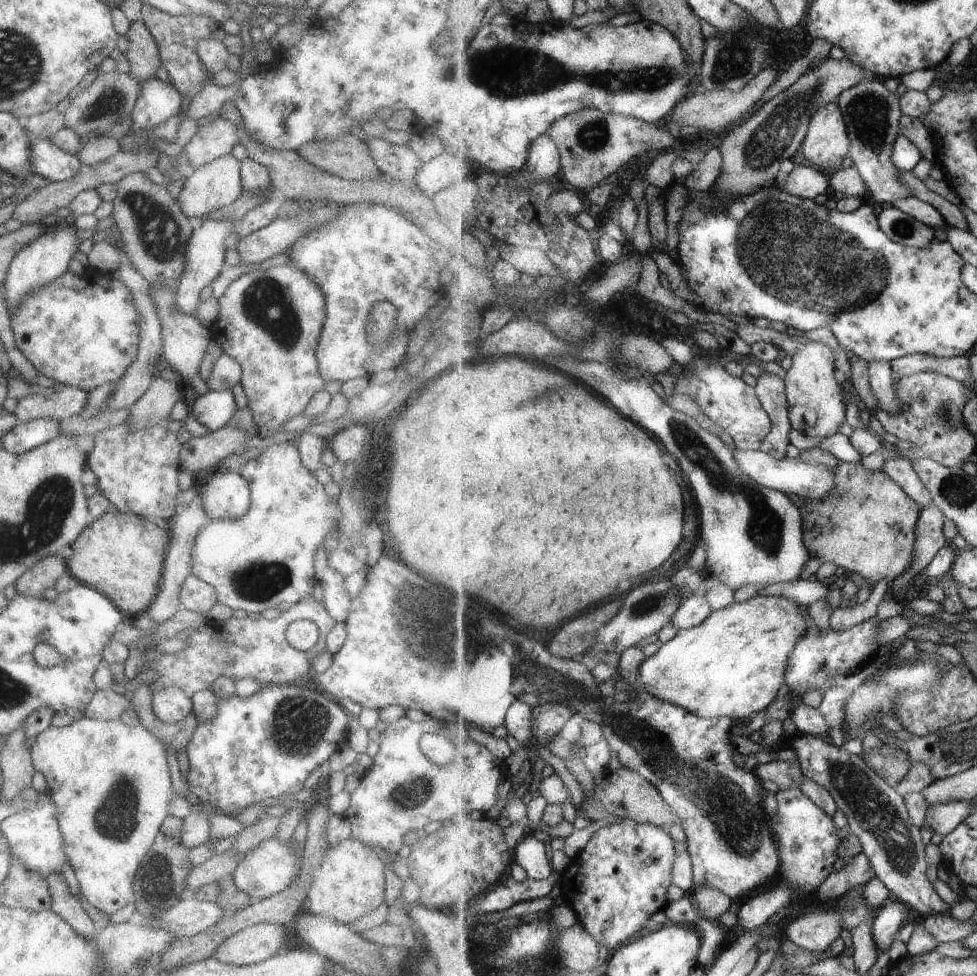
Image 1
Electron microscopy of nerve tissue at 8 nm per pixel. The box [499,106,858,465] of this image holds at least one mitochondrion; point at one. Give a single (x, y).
(594, 137)

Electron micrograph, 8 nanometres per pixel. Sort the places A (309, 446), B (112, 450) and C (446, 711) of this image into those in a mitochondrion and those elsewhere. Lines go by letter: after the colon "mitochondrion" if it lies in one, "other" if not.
A: other
B: mitochondrion
C: other

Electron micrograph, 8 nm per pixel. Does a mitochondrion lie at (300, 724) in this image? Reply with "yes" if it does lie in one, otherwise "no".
yes

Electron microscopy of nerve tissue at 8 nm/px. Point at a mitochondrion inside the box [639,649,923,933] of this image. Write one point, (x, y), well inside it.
(869, 806)

